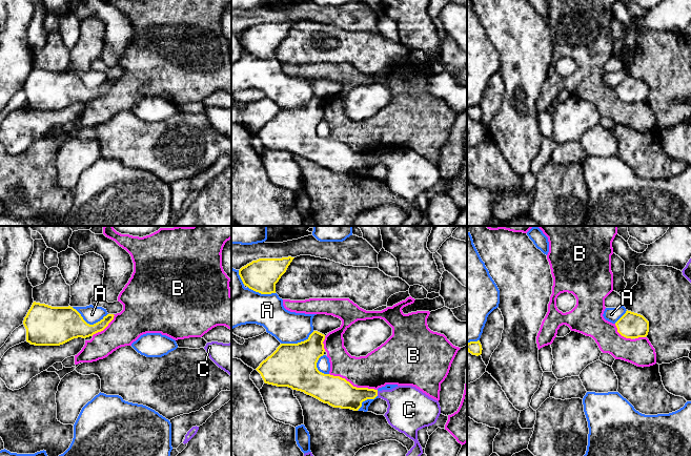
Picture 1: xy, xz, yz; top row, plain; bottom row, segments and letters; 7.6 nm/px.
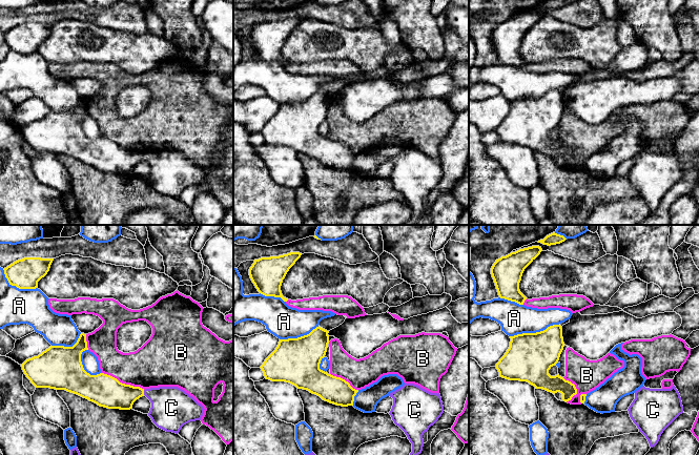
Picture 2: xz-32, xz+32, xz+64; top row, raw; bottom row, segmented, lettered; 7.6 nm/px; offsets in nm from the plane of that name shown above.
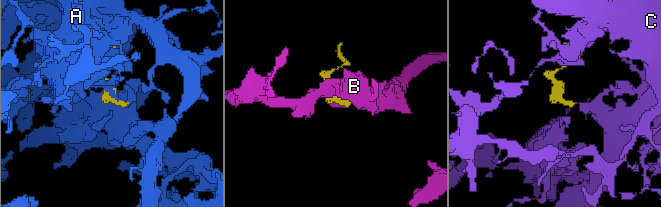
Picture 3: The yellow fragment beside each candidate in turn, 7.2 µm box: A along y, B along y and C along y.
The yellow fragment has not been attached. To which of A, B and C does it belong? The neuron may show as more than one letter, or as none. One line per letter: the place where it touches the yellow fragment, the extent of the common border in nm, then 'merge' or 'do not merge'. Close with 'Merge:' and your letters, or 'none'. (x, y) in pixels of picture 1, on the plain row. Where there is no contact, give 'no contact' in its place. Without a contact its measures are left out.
A: contact xy (88, 88); length 280 nm; do not merge
B: contact xz (352, 150); length 400 nm; do not merge
C: contact xz (377, 158); length 40 nm; merge
Merge: C

